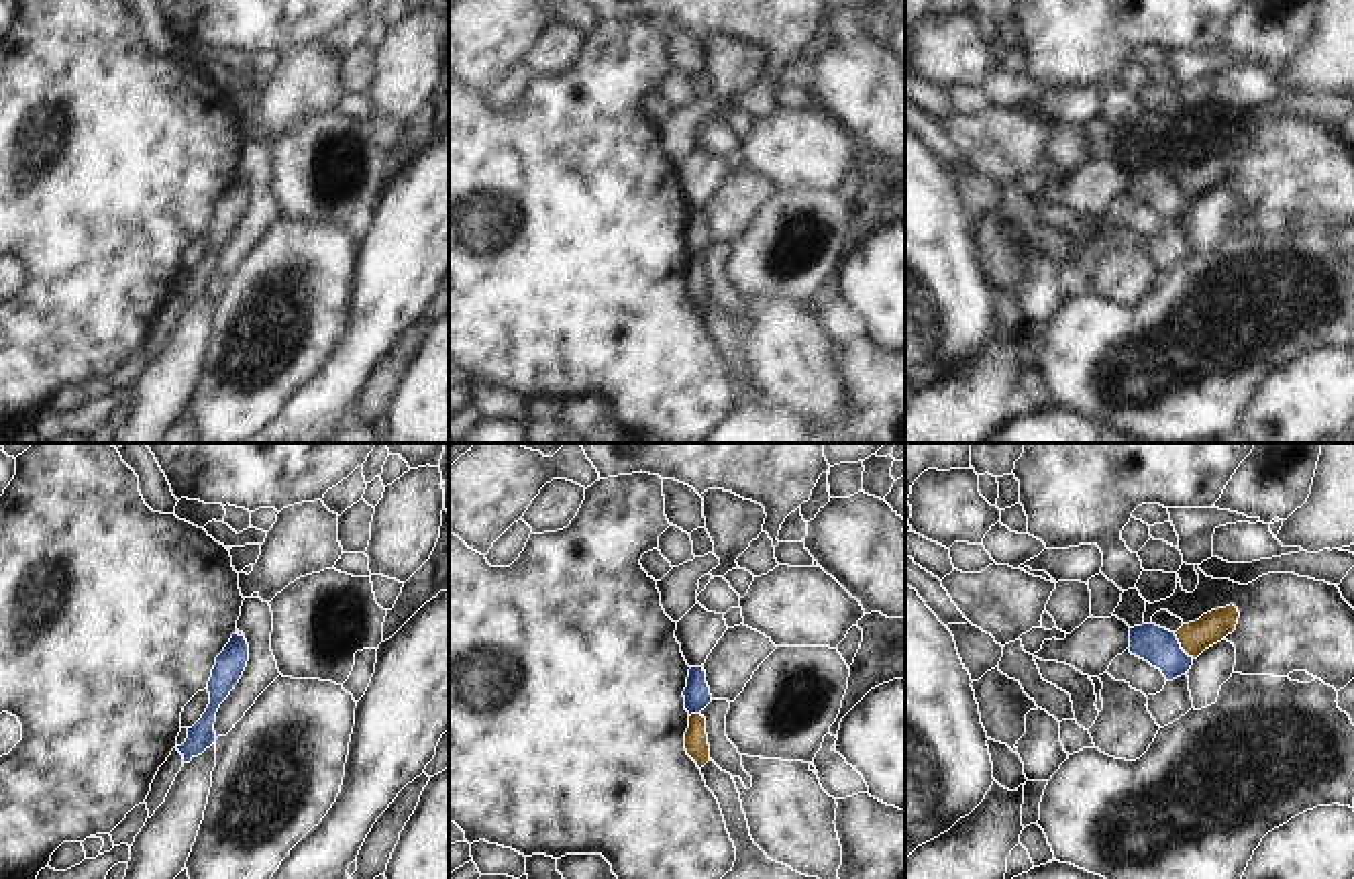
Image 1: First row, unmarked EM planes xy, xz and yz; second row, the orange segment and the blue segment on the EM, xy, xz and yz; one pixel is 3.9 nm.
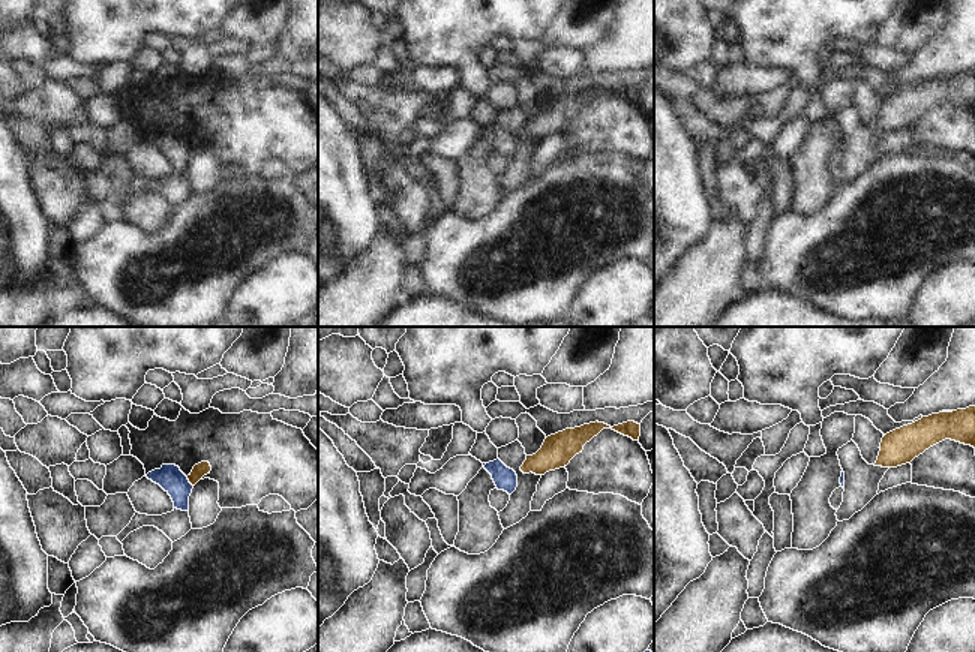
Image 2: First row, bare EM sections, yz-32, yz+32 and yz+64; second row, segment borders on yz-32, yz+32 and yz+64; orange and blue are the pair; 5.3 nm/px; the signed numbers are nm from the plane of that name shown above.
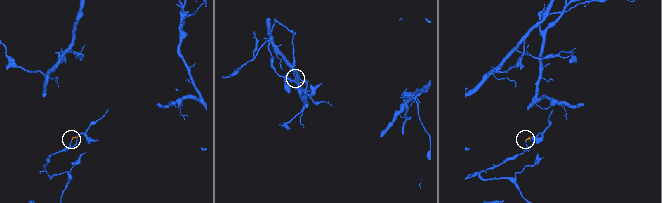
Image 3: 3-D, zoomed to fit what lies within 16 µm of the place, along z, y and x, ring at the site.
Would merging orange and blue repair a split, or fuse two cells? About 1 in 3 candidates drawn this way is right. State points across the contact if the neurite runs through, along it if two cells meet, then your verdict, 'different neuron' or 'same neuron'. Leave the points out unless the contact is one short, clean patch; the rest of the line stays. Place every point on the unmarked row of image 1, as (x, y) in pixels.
border yz (1173, 176), (1177, 186), (1193, 200); different neuron

